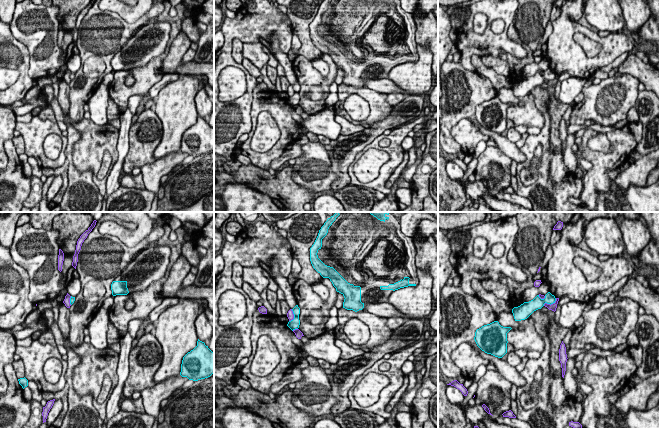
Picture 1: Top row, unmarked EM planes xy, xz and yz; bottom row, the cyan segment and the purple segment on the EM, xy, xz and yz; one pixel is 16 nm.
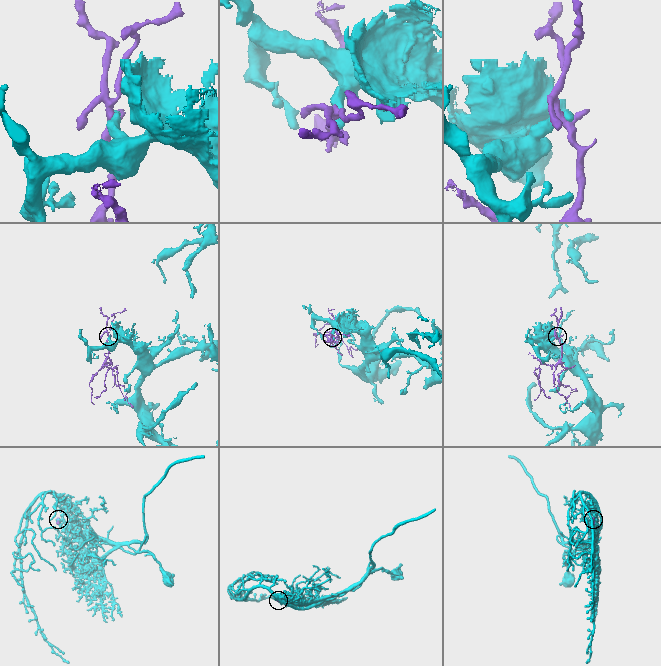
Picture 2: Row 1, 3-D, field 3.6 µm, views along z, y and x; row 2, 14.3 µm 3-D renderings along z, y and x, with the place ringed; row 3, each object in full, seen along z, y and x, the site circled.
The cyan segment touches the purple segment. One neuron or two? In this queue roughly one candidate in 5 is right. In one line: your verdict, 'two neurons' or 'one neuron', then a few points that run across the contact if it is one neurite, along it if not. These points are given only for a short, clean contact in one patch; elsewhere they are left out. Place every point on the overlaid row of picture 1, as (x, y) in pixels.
two neurons | yz (556, 298), (552, 303), (545, 303), (543, 305)

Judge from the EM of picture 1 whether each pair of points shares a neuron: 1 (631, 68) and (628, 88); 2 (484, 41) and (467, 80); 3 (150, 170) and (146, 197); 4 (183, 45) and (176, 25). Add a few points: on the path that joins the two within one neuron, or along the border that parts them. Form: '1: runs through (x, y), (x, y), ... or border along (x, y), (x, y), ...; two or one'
1: border along (618, 71), (631, 74), (640, 82); two
2: border along (461, 62), (466, 69), (476, 71); two
3: border along (145, 189), (154, 194), (153, 201); two
4: border along (181, 30), (173, 40), (168, 53); two

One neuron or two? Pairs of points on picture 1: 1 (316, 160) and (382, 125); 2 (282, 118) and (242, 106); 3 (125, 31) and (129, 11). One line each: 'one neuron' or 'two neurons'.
1: two neurons
2: two neurons
3: two neurons

